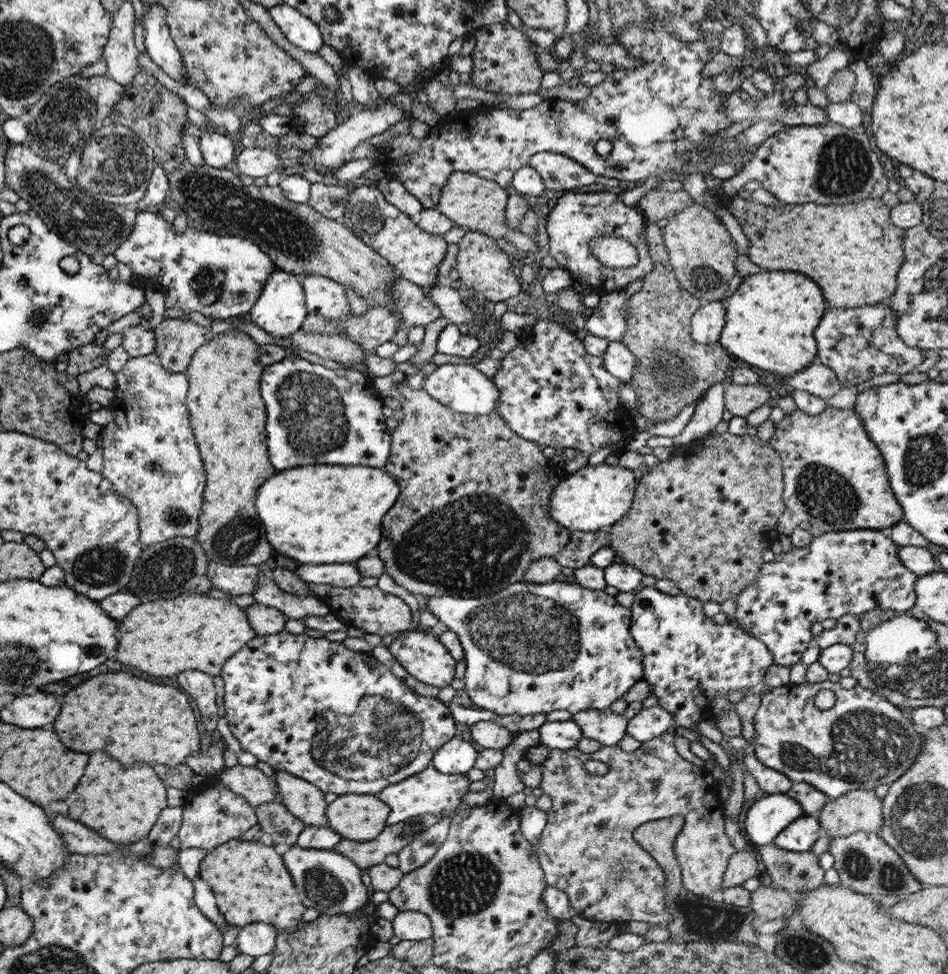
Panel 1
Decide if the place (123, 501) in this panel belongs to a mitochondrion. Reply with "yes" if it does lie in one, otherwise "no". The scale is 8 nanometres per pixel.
no

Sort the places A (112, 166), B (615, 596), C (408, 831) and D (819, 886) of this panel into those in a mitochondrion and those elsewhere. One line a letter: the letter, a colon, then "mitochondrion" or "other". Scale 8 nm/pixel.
A: mitochondrion
B: other
C: mitochondrion
D: other

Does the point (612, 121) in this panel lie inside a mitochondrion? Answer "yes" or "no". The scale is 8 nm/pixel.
no

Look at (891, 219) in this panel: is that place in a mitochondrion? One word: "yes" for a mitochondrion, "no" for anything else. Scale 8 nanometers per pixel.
no

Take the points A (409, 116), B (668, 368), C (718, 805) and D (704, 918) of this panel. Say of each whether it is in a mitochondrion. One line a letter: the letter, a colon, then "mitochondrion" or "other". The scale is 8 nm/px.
A: other
B: mitochondrion
C: other
D: mitochondrion

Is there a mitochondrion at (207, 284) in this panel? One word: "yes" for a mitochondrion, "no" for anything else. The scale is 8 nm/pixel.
yes

